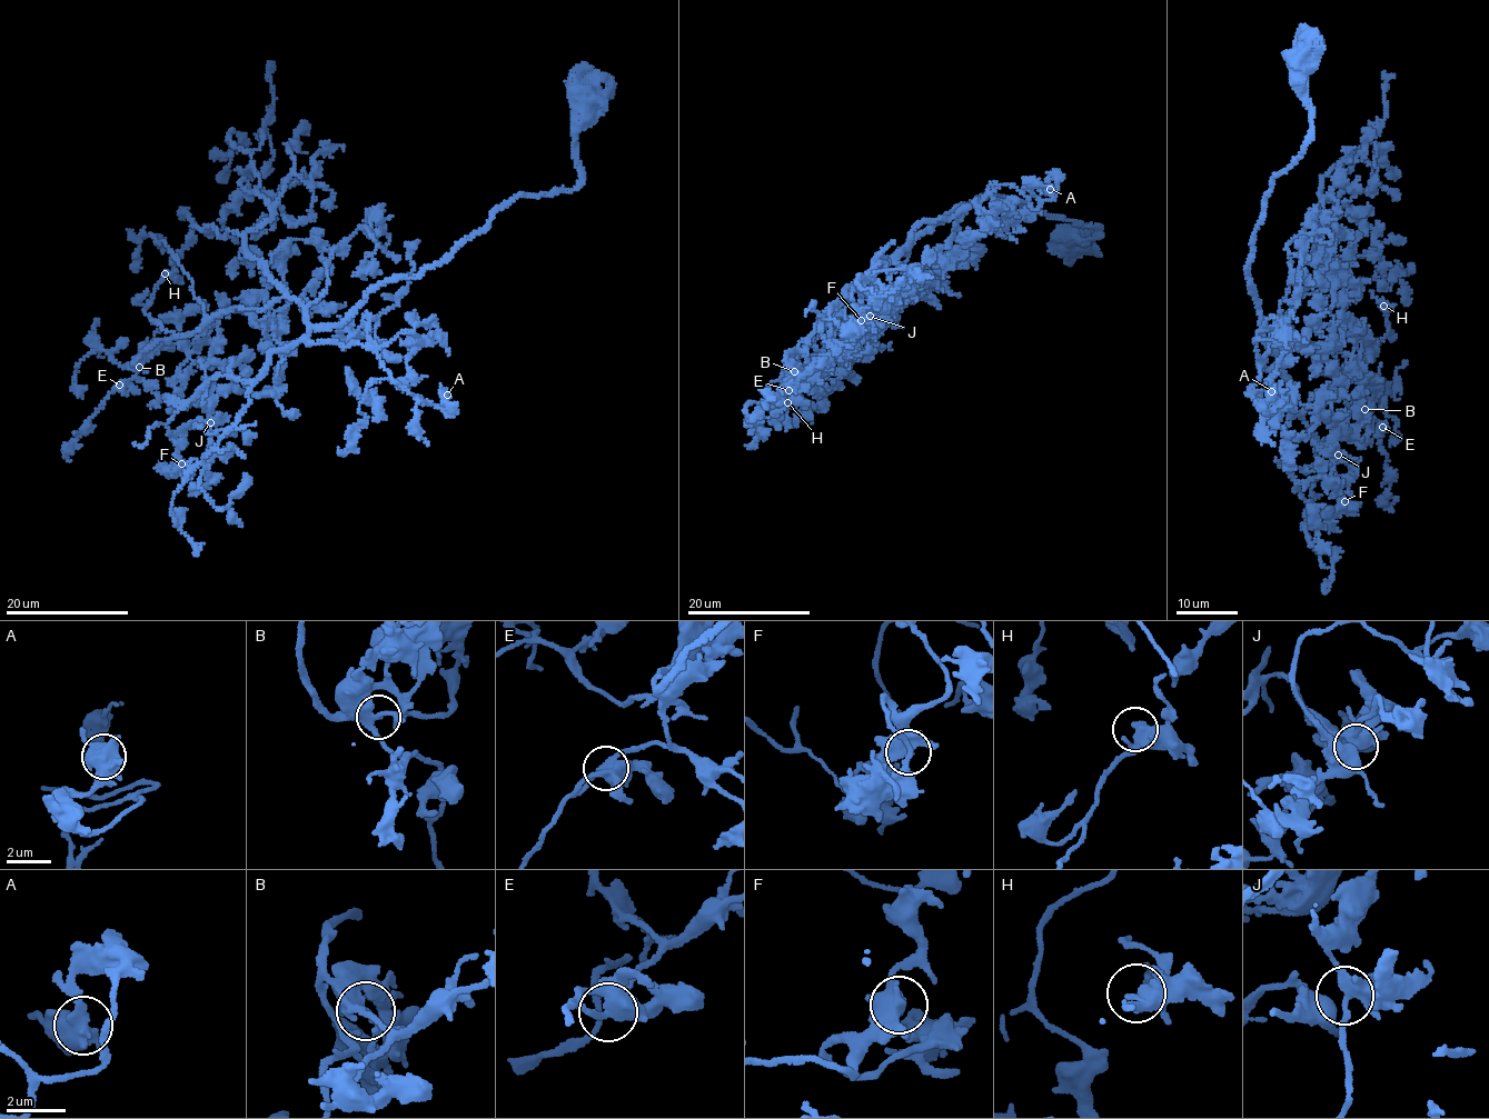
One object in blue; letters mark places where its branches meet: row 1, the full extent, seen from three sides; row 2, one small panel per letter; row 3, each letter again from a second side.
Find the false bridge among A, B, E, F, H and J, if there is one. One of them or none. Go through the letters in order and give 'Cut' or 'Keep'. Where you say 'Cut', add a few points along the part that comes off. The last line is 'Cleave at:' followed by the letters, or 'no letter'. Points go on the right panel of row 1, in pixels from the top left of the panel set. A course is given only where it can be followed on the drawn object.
A: Keep
B: Keep
E: Keep
F: Keep
H: Keep
J: Keep
Cleave at: no letter

